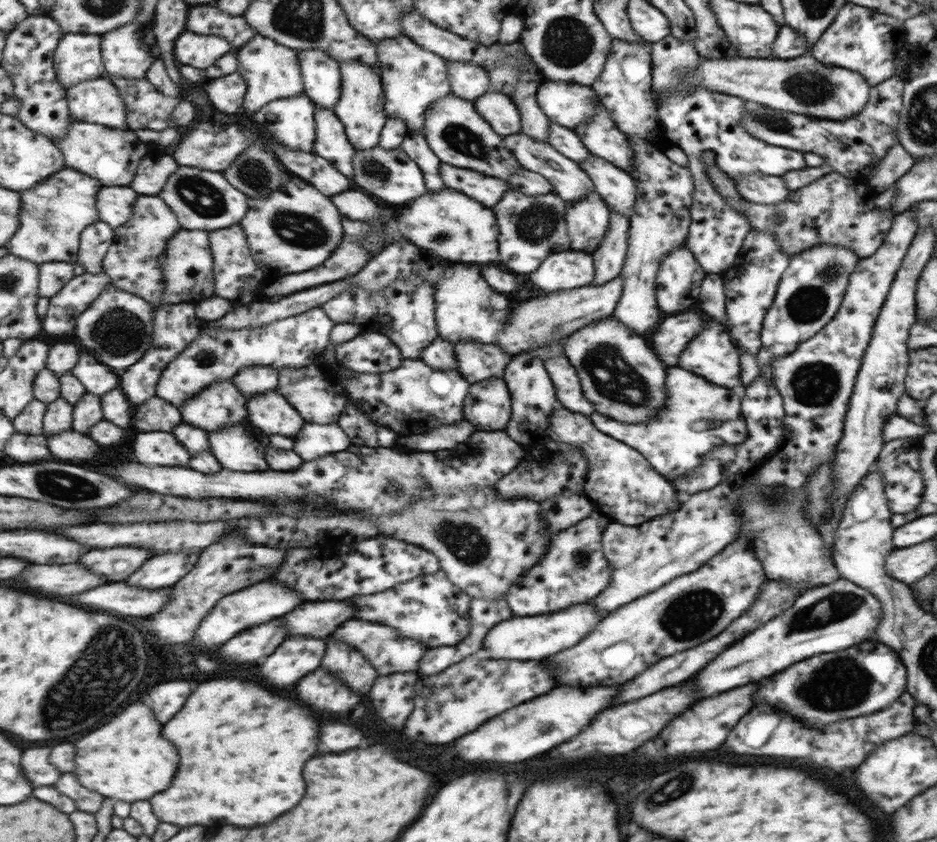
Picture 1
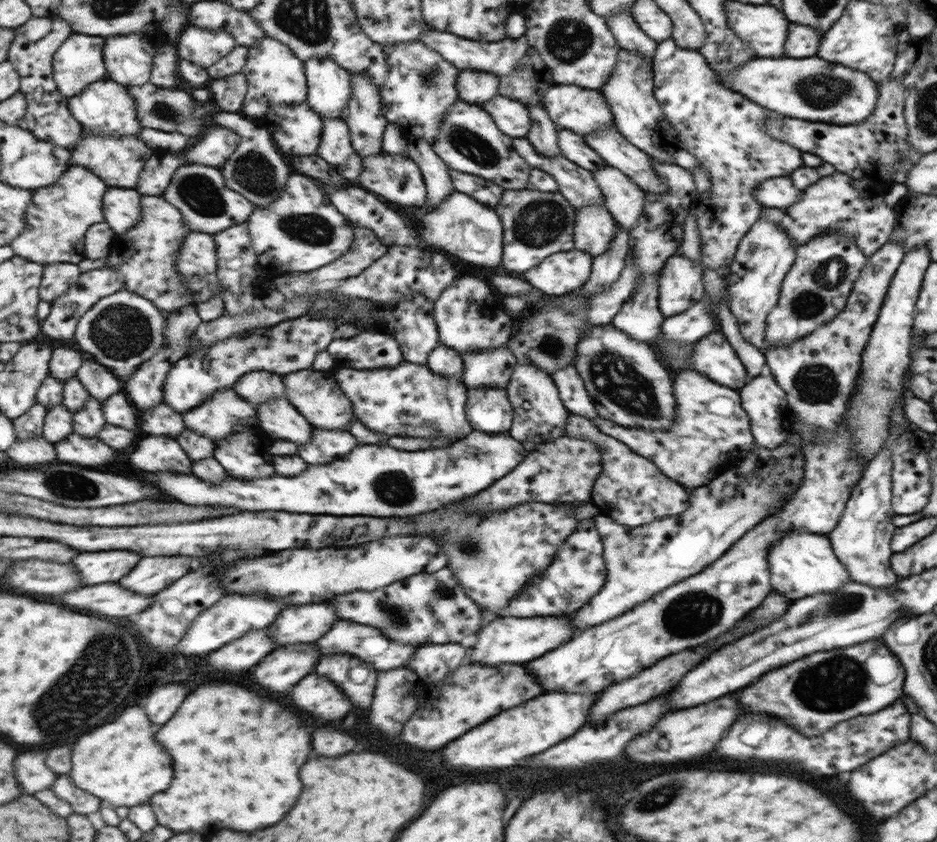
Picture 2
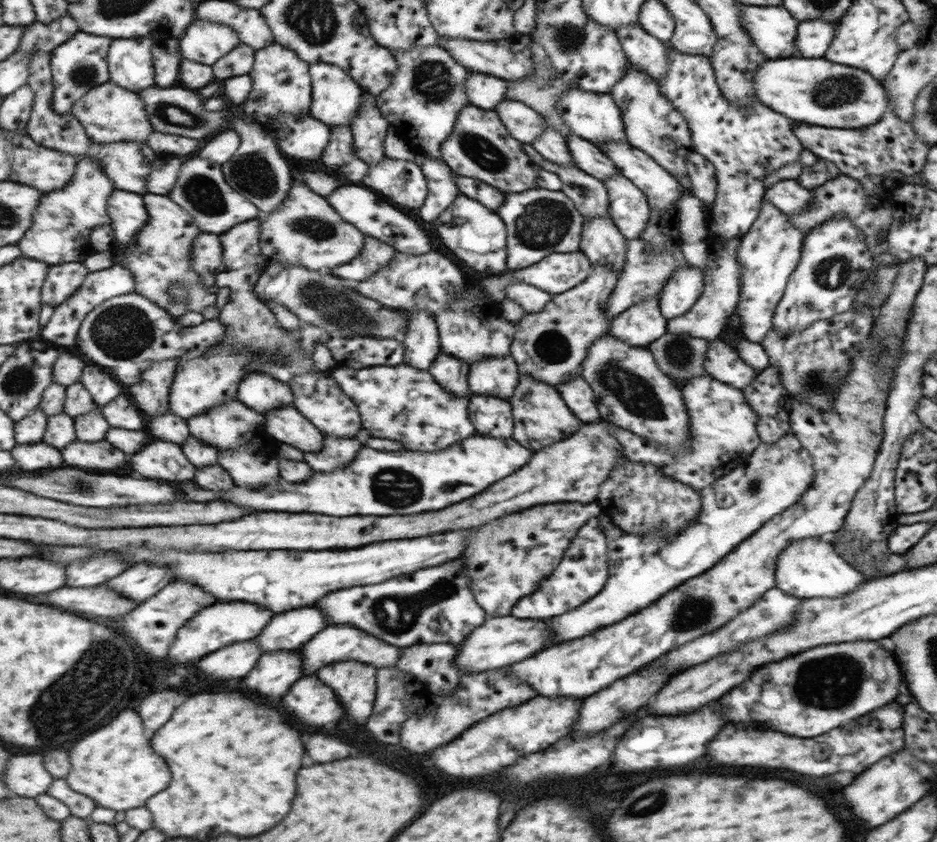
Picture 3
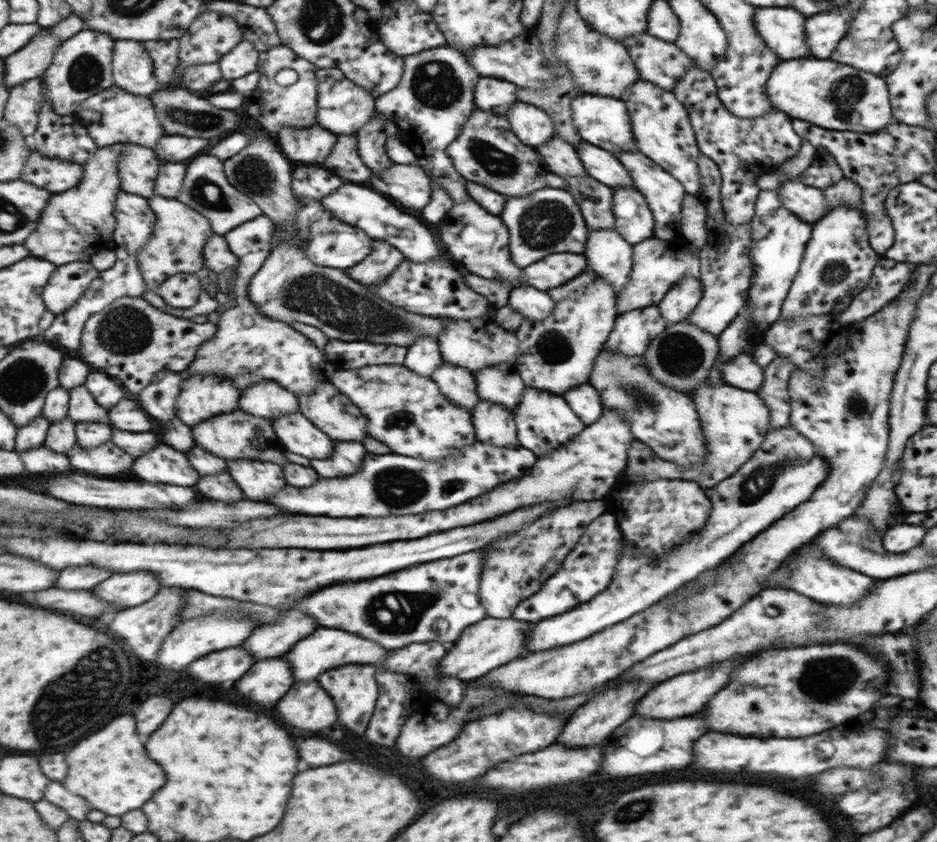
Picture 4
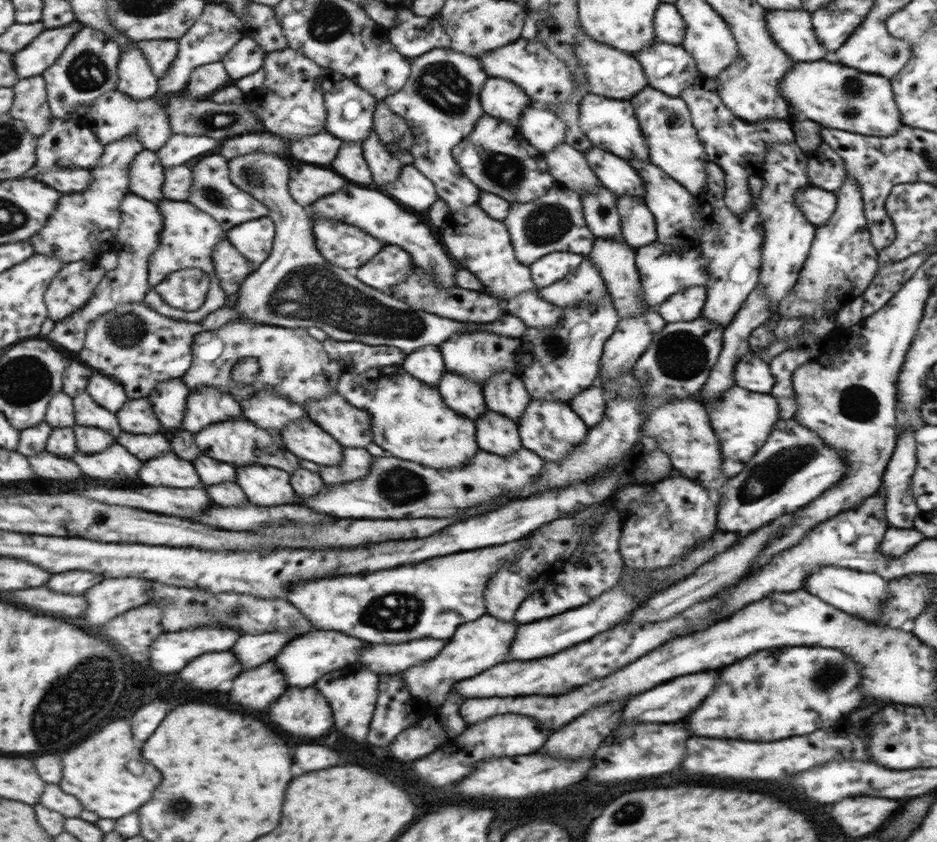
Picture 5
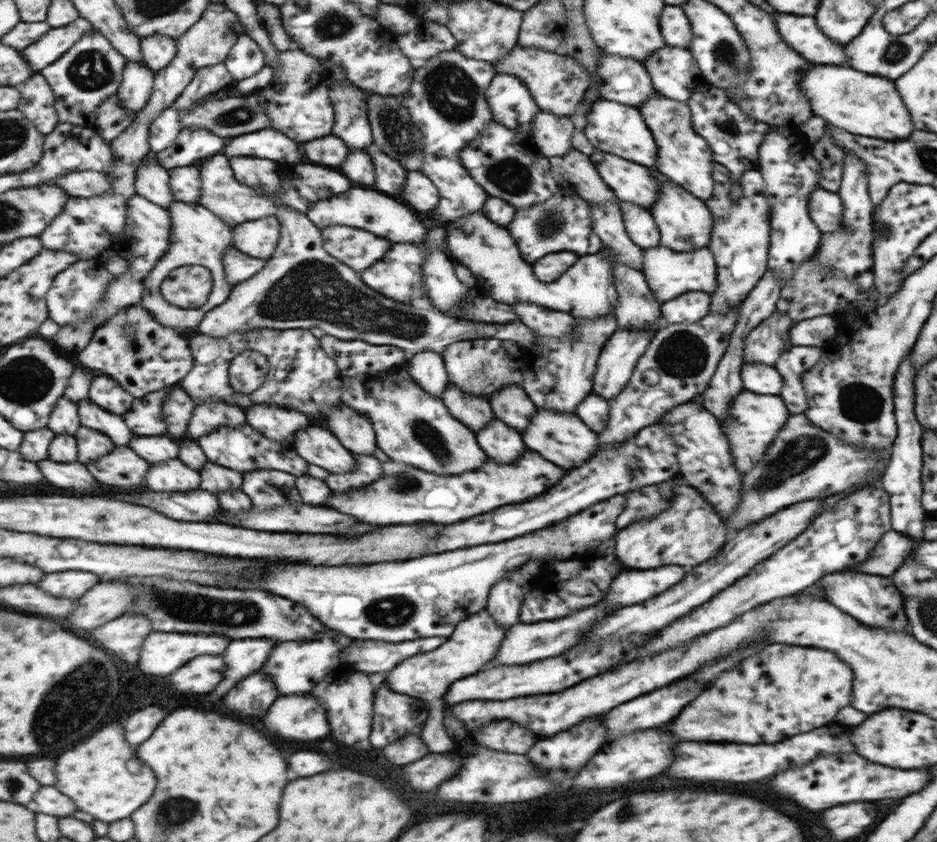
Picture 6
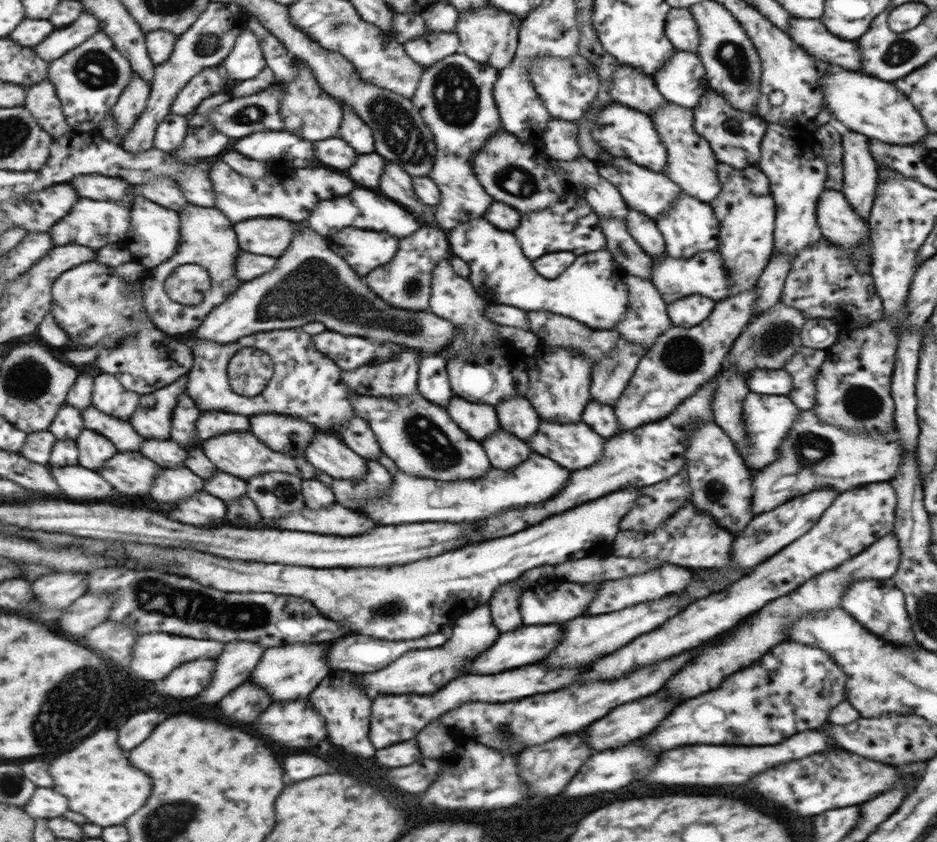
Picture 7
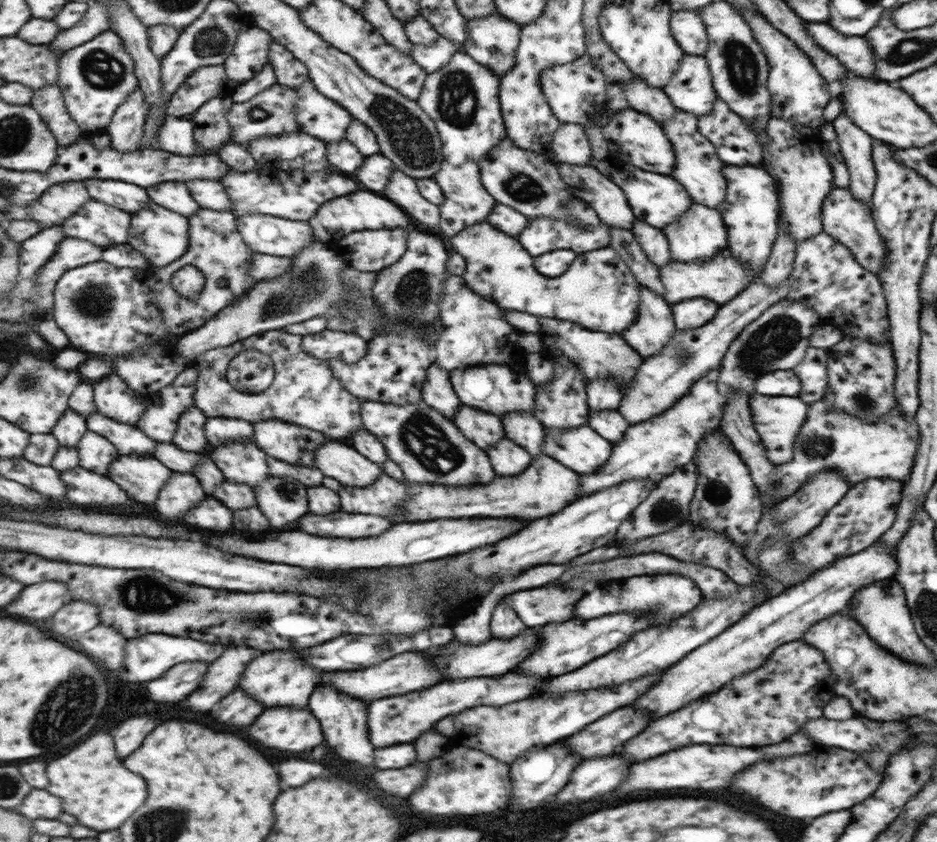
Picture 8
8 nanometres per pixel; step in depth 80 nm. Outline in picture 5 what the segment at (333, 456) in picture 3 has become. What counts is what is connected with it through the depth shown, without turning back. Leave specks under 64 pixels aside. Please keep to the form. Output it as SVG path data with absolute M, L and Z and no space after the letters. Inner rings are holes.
M345 447L344 461L340 465L321 466L321 476L327 484L361 480L372 472L374 457L365 448Z

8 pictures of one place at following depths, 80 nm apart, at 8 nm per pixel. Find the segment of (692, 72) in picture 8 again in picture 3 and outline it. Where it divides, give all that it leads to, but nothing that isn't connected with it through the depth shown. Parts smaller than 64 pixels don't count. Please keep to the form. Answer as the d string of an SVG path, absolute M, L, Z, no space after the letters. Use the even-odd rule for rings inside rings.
M625 25L614 34L621 42L627 62L641 74L651 76L653 82L659 84L667 74L668 58L666 58L667 43L649 36L640 25Z

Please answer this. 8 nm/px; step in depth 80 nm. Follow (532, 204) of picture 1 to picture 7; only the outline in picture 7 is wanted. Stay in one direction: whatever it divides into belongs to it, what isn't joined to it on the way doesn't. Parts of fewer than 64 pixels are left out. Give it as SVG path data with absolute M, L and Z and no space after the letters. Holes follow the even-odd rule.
M571 191L551 208L539 210L531 214L521 214L520 222L511 232L516 238L521 238L521 250L533 261L541 255L571 251L575 256L605 249L606 238L599 227L599 219L592 208L577 194Z

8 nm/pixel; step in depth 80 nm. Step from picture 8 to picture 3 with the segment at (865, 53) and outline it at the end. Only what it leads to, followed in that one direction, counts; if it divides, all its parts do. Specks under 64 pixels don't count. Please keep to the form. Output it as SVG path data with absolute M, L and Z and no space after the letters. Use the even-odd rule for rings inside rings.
M780 5L743 6L741 25L769 59L795 57L799 21Z

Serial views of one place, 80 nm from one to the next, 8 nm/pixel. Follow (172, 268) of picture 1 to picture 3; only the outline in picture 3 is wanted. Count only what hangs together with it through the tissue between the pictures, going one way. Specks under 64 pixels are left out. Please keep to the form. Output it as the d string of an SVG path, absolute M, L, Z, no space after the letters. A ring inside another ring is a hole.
M205 232L200 234L195 242L192 264L200 277L204 278L207 290L214 291L216 289L216 276L226 269L220 235Z

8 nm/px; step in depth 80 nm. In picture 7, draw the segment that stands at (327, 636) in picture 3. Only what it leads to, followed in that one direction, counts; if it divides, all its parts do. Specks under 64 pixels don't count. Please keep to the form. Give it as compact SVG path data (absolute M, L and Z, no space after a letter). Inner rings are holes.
M337 640L333 642L323 642L323 644L317 644L317 646L305 646L305 644L297 644L297 646L277 646L277 648L271 648L265 652L263 660L259 662L259 666L255 668L253 672L253 680L257 684L261 684L265 690L271 692L273 700L301 700L301 698L309 698L309 694L325 680L325 676L331 672L329 664L327 664L327 654L329 654L329 648L331 644L335 644Z

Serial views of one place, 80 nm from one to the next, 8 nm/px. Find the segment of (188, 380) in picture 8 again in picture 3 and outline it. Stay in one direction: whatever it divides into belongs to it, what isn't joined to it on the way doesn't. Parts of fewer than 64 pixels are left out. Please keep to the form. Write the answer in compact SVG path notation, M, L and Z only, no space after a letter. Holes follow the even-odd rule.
M123 394L115 401L101 408L108 423L115 428L141 431L145 428L145 418L138 405L133 405Z

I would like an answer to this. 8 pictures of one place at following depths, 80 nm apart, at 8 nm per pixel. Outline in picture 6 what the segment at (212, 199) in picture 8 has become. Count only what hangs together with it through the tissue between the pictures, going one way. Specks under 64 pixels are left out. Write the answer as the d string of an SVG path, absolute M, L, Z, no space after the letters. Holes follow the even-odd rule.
M199 164L177 167L169 171L172 191L177 201L196 205L201 202L203 181Z

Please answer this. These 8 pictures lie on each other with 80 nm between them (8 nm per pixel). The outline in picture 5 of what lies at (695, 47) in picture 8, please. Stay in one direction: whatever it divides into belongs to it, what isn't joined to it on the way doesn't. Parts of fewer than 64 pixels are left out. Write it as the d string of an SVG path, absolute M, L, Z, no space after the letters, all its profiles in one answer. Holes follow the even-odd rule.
M660 2L653 18L655 39L670 45L680 45L684 40L684 19L674 3Z

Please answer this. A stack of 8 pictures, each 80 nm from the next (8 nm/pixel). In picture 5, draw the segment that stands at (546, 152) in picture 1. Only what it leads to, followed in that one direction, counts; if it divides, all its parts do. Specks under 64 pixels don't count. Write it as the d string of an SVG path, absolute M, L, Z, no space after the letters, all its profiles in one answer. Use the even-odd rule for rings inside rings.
M603 187L596 193L581 193L579 197L583 202L587 227L595 237L625 243L620 233L617 196Z

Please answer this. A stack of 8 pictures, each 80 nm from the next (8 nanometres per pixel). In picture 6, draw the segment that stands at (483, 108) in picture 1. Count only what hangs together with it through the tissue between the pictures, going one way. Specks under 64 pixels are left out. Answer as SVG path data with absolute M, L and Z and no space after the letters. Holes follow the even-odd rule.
M541 111L533 116L530 127L528 137L543 156L561 156L573 149L573 125L569 118Z

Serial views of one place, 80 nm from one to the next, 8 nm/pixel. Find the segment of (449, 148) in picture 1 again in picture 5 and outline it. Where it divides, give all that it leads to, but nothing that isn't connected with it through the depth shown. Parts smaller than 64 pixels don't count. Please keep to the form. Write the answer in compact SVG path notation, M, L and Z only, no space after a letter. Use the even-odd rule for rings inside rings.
M484 114L477 120L475 127L473 132L452 150L452 154L460 170L479 190L496 194L509 204L525 204L544 196L547 190L556 185L543 153L531 147L515 126Z

